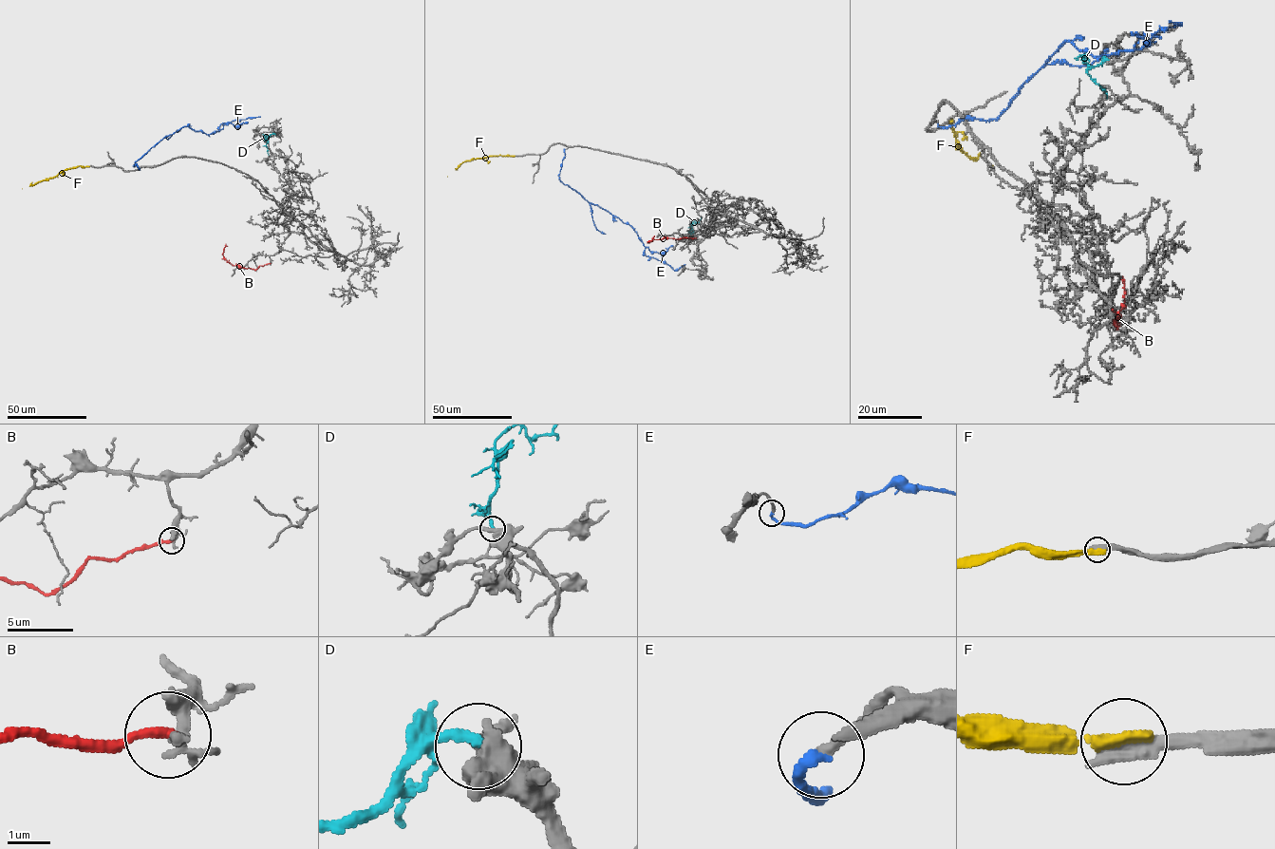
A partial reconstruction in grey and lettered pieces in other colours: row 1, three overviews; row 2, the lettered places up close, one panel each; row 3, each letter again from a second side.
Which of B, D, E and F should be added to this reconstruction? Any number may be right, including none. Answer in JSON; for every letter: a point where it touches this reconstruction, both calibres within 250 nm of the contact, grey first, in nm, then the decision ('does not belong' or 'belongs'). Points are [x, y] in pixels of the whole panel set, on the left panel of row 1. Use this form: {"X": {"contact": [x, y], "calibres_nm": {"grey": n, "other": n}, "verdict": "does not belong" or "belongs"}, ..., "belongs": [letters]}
{"B": {"contact": [270, 263], "calibres_nm": {"grey": 200, "other": 240}, "verdict": "does not belong"}, "D": {"contact": [266, 136], "calibres_nm": {"grey": 360, "other": 240}, "verdict": "does not belong"}, "E": {"contact": [140, 168], "calibres_nm": {"grey": 220, "other": 220}, "verdict": "belongs"}, "F": {"contact": [88, 166], "calibres_nm": {"grey": 550, "other": 420}, "verdict": "does not belong"}, "belongs": ["E"]}

